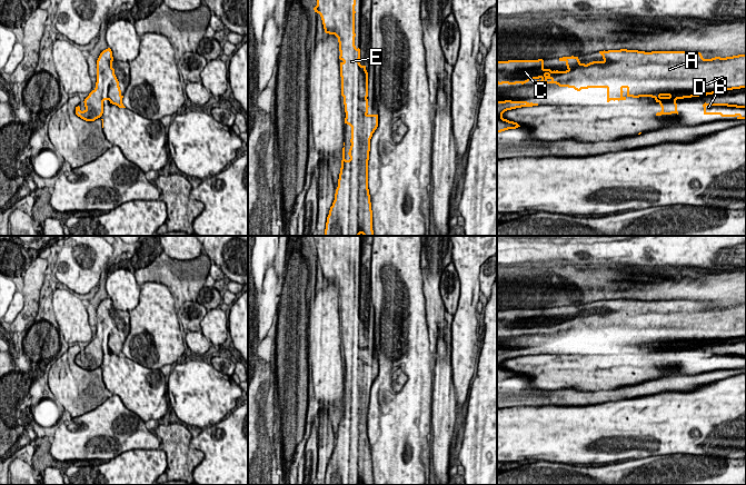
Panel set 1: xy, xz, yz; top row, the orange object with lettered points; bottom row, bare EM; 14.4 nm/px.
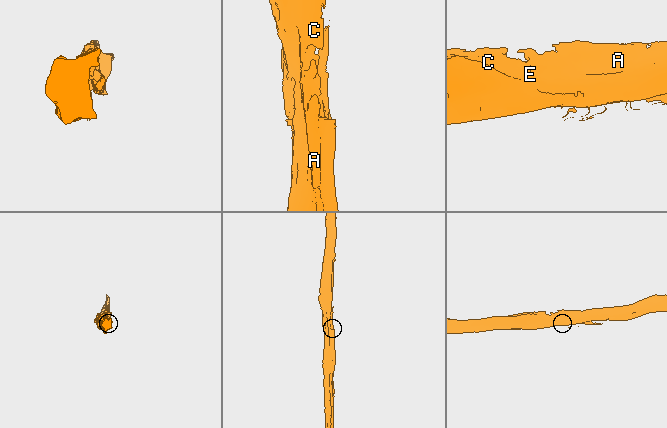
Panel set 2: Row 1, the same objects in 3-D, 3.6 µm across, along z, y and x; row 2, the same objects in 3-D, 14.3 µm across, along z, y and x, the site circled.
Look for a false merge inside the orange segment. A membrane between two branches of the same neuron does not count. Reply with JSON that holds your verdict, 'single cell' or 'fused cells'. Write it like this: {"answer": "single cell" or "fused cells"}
{"answer": "single cell"}

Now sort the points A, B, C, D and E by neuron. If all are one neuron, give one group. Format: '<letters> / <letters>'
A B C D E

